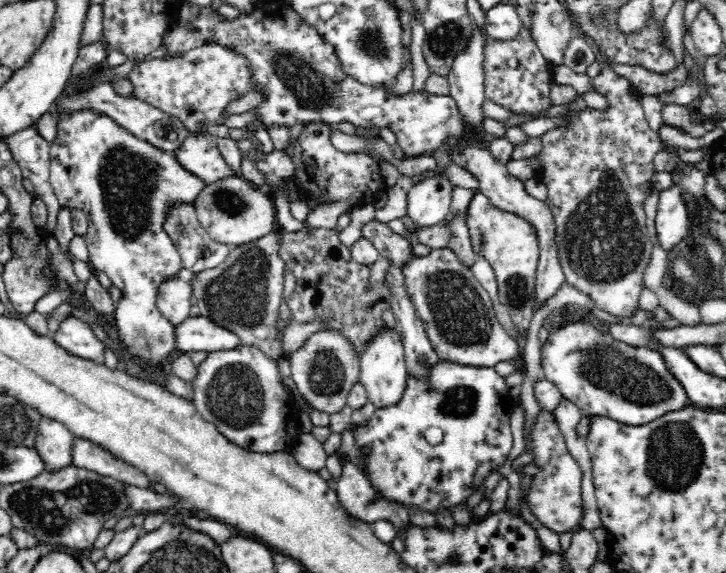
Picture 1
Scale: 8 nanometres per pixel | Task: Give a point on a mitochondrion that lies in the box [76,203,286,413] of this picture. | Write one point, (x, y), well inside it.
(237, 295)

